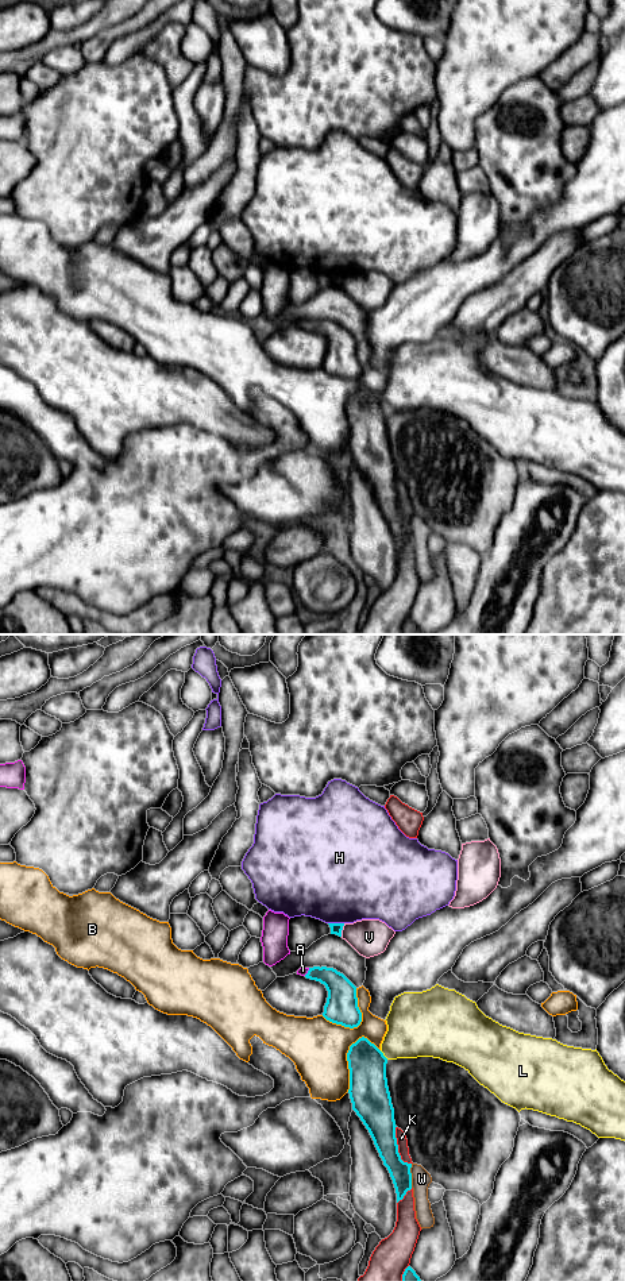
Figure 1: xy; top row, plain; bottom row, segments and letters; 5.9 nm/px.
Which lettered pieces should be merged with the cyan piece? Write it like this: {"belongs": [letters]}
{"belongs": ["A"]}

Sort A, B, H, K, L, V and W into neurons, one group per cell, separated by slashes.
A / B / H / K / L / V / W

